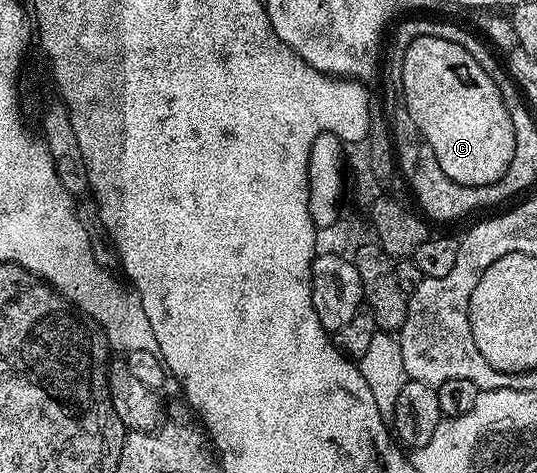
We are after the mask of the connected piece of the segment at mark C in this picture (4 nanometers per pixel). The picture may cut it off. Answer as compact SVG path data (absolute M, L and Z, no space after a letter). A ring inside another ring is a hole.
M416 41L416 45L410 46L408 61L404 61L404 89L408 89L408 105L412 108L418 131L426 143L434 147L438 167L459 185L489 185L502 179L506 167L510 167L510 159L514 159L516 128L508 125L508 113L504 113L500 97L496 97L492 81L476 69L476 61L472 61L464 49L448 45L448 41Z

